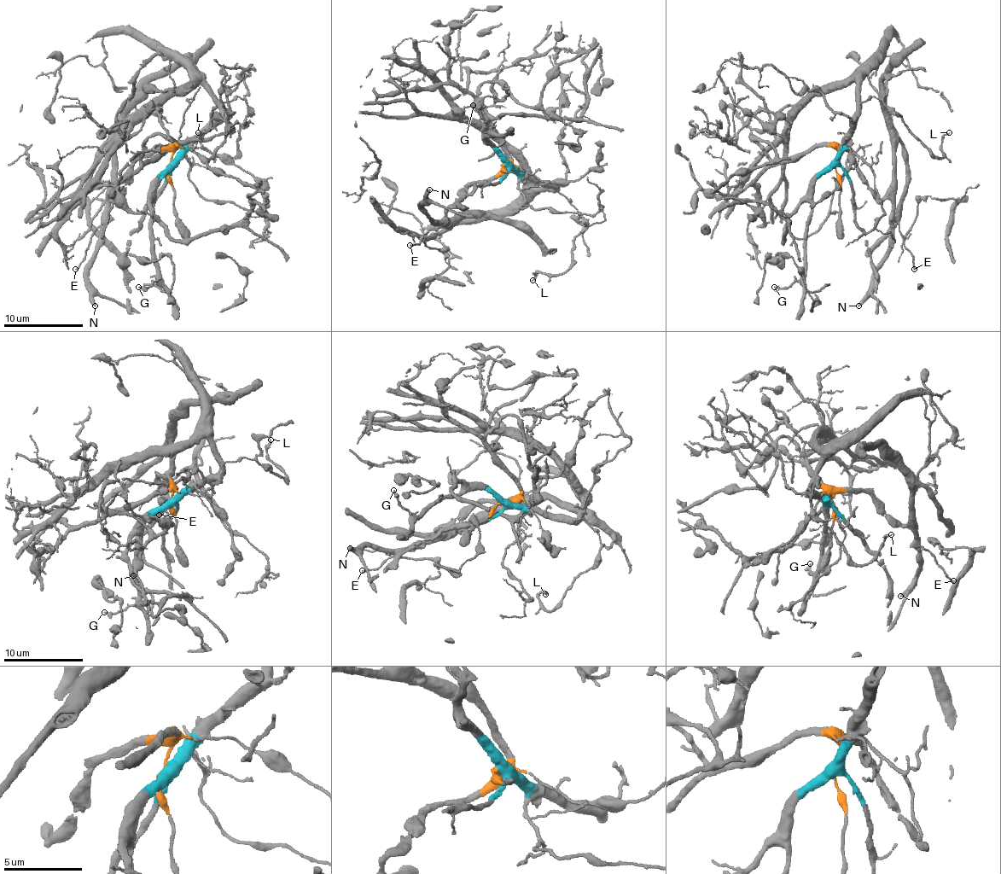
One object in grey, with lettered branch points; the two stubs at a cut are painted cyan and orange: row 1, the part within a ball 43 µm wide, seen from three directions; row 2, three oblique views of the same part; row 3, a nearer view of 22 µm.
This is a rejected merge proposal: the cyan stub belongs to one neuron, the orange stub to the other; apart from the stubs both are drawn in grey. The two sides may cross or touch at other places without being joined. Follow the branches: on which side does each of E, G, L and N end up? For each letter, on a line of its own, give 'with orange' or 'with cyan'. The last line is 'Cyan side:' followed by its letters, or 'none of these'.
E: with orange
G: with cyan
L: with cyan
N: with orange
Cyan side: G, L

